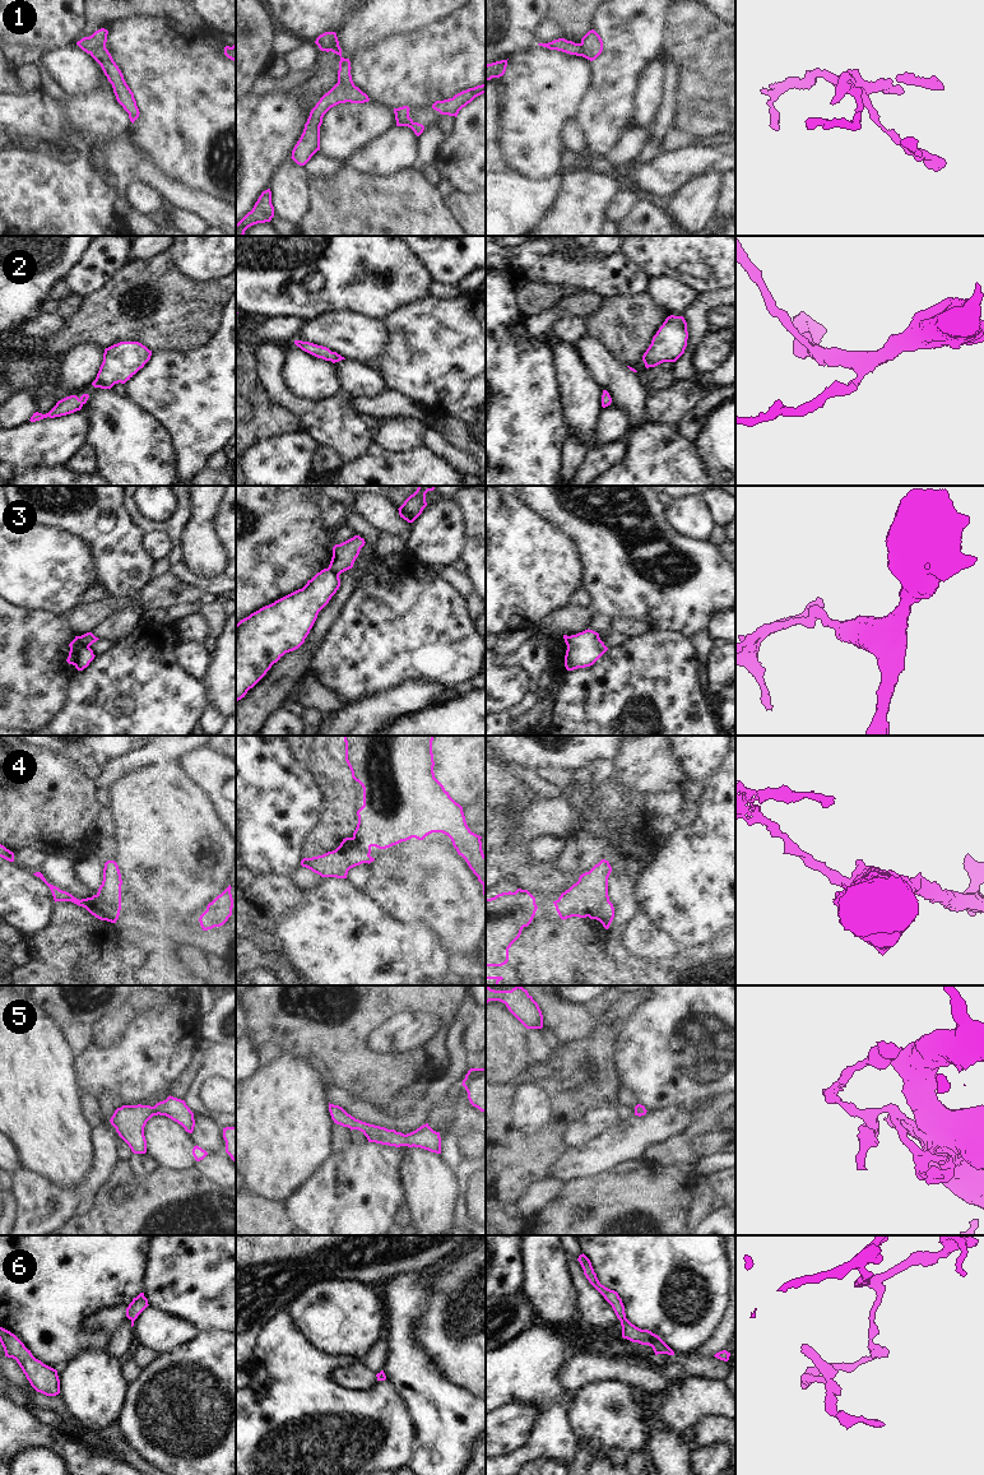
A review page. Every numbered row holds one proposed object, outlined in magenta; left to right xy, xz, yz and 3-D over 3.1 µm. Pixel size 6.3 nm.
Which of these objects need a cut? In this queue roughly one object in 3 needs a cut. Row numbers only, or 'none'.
3, 4.

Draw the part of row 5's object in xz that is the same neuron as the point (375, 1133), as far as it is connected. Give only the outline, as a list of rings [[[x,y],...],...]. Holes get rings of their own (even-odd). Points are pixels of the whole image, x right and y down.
[[[329,1103],[329,1112],[334,1123],[352,1130],[361,1131],[368,1140],[368,1142],[376,1142],[389,1146],[408,1146],[421,1147],[431,1152],[441,1154],[441,1137],[440,1132],[433,1131],[428,1123],[421,1126],[410,1133],[396,1132],[395,1130],[387,1130],[385,1127],[370,1124],[356,1119],[348,1114],[342,1107]]]

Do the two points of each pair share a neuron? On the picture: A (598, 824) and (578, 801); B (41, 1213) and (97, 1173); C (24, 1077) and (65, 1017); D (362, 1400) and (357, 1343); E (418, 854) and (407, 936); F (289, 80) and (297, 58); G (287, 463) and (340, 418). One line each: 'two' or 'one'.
A: one
B: one
C: two
D: two
E: two
F: two
G: two

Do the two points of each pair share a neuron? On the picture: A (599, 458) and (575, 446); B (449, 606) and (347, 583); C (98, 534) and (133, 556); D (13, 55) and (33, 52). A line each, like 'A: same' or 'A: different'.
A: different
B: different
C: same
D: same

